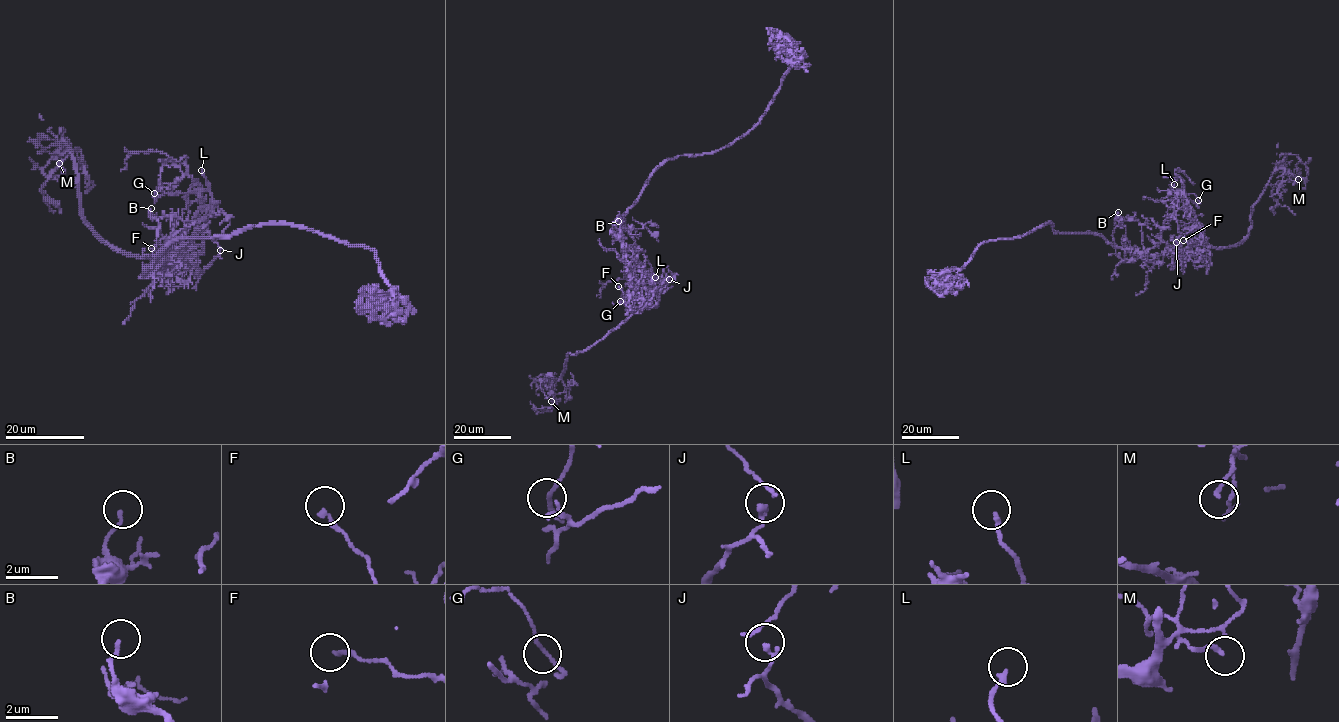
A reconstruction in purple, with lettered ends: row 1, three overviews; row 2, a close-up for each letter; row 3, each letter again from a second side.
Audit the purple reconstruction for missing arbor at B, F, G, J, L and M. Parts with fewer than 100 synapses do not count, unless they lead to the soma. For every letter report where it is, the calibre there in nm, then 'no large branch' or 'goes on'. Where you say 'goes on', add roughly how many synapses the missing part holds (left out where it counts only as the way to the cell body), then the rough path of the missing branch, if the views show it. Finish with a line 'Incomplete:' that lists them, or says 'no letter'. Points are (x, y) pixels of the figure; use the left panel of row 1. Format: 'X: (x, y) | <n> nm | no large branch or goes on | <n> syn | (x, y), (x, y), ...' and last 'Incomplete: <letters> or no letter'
B: (151, 208) | 150 nm | no large branch
F: (151, 248) | 170 nm | no large branch
G: (154, 193) | 130 nm | no large branch
J: (220, 250) | 150 nm | no large branch
L: (201, 170) | 190 nm | no large branch
M: (59, 163) | 150 nm | no large branch
Incomplete: no letter

